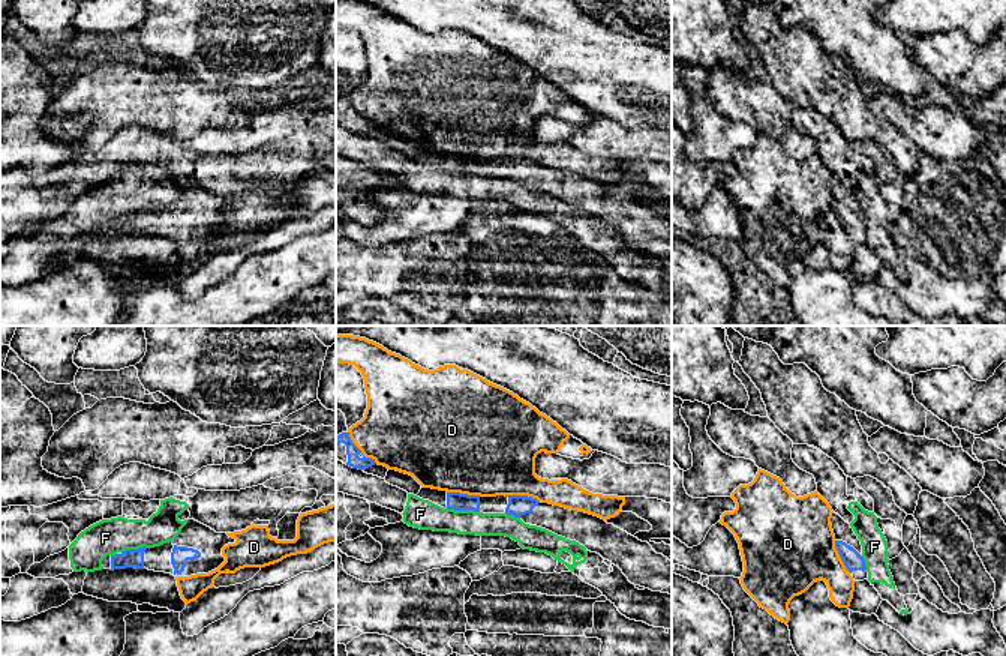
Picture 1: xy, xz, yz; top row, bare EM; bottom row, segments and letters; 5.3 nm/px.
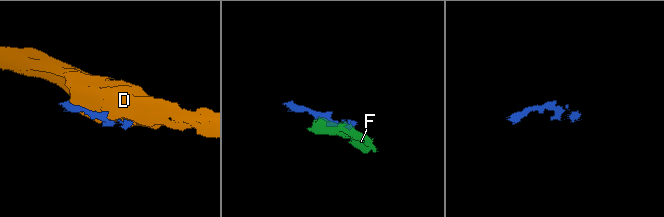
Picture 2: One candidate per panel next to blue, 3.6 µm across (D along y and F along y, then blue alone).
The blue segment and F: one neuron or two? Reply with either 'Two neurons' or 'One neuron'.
Two neurons

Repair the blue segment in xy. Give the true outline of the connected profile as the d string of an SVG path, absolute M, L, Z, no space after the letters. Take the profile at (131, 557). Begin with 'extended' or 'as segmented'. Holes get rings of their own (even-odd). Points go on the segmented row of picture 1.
extended; M189 519L174 540L154 548L142 546L106 555L102 566L103 569L148 569L174 576L208 573L225 561L222 548L228 543L235 543L235 539Z

